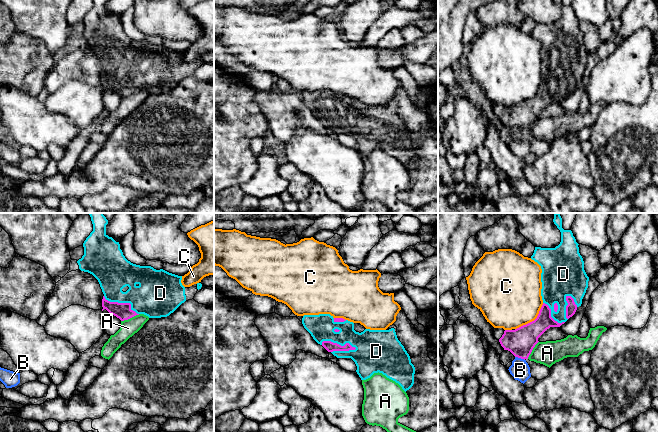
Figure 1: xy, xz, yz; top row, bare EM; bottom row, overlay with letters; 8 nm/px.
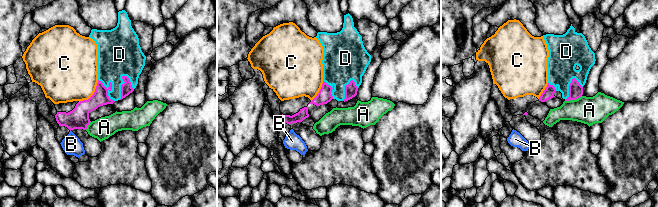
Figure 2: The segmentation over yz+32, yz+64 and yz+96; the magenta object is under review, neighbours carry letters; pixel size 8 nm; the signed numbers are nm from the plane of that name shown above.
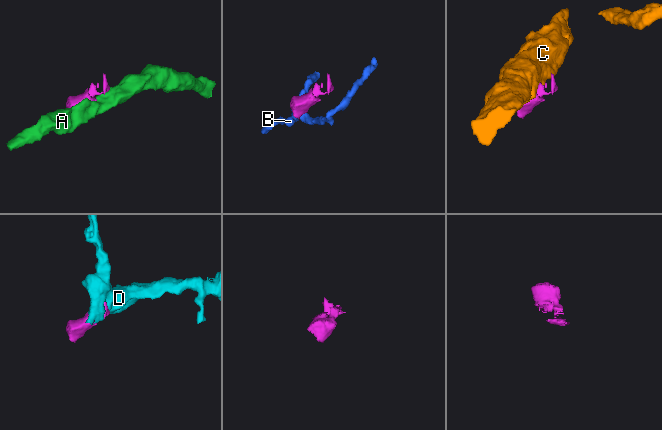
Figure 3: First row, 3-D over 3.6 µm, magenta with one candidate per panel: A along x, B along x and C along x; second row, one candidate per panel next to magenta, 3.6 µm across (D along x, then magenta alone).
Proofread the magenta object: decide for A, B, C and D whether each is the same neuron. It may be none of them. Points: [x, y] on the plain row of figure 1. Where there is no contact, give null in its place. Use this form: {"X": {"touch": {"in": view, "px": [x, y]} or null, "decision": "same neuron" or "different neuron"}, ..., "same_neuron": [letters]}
{"A": {"touch": {"in": "xy", "px": [130, 93]}, "decision": "different neuron"}, "B": {"touch": {"in": "yz", "px": [520, 133]}, "decision": "different neuron"}, "C": {"touch": {"in": "yz", "px": [532, 97]}, "decision": "different neuron"}, "D": {"touch": {"in": "xz", "px": [338, 120]}, "decision": "same neuron"}, "same_neuron": ["D"]}

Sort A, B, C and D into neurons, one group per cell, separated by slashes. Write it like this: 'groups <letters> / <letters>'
groups A / B / C / D

